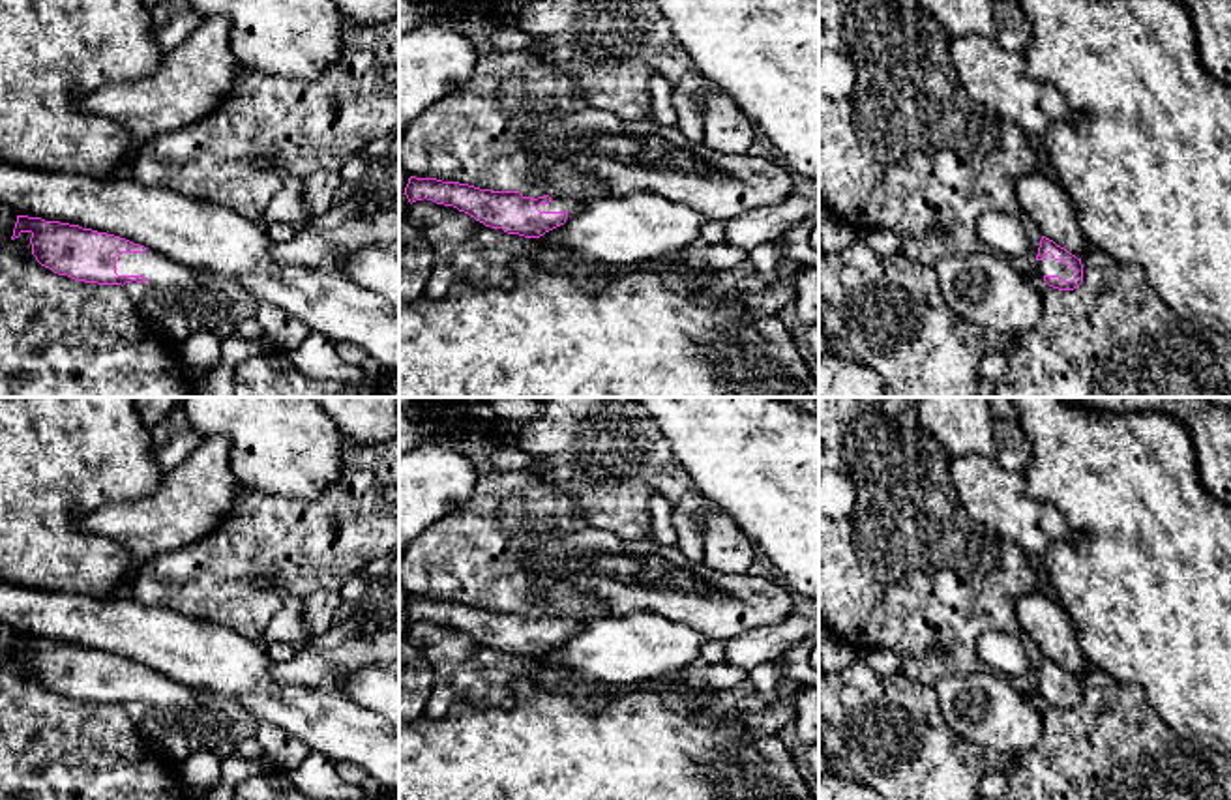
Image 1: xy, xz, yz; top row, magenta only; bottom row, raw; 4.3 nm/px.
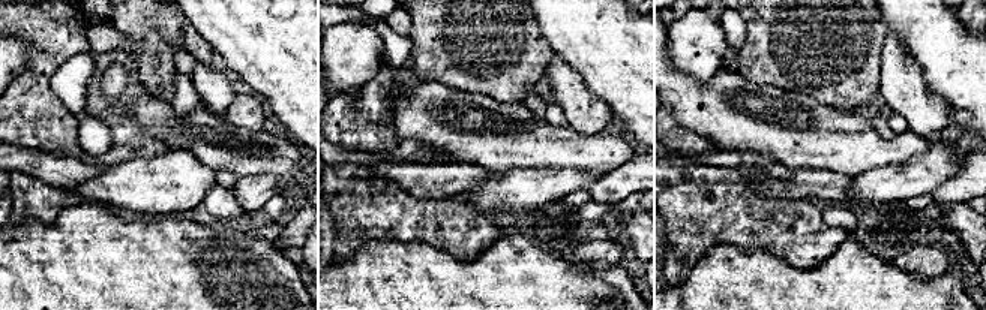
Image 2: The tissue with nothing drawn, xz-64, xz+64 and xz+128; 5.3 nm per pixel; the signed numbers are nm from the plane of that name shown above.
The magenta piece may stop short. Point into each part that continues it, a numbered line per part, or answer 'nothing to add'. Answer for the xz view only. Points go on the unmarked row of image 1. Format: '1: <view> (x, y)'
1: xz (570, 624)

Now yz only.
1: yz (1048, 686)

